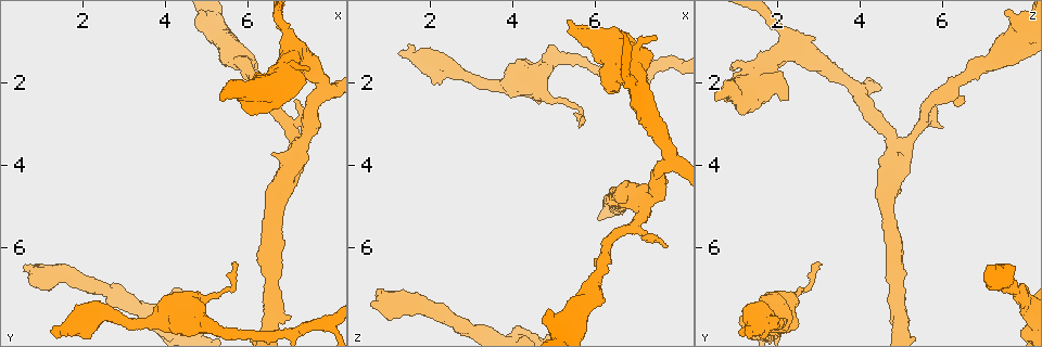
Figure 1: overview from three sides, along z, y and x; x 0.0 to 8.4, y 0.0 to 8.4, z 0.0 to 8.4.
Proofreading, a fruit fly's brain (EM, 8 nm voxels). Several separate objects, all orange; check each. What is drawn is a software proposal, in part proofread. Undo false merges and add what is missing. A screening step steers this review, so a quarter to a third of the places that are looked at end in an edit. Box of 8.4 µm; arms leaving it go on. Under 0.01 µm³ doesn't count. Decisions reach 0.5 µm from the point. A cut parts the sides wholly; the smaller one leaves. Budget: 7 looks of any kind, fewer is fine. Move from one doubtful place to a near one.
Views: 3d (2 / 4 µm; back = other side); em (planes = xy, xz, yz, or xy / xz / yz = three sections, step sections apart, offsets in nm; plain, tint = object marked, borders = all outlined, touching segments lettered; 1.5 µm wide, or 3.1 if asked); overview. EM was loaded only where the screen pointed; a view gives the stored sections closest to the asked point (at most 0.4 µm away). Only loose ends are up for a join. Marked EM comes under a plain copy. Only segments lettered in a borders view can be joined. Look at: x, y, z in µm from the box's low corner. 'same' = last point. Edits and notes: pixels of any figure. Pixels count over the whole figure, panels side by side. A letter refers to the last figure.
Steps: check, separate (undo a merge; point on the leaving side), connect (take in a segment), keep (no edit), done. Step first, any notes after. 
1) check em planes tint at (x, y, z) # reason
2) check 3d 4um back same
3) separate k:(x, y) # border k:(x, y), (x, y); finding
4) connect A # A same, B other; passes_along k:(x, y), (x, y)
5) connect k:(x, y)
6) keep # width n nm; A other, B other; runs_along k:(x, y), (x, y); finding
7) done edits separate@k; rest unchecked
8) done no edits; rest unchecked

check em planes borders at (7.70, 3.10, 5.95)

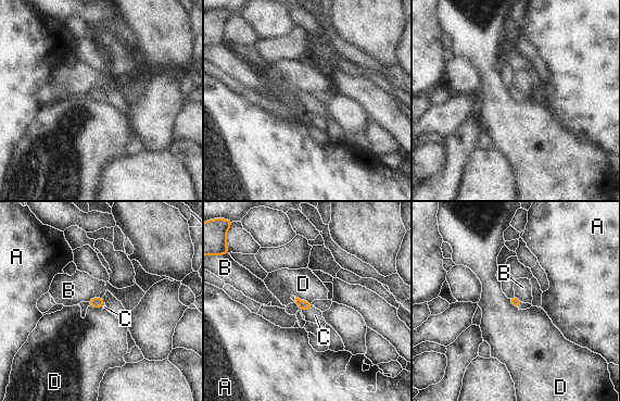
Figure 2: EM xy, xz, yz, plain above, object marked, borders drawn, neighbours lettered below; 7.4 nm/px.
connect C # A other, B other, C same, D other; the cell continues

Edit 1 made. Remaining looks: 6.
check overview # see it whole again

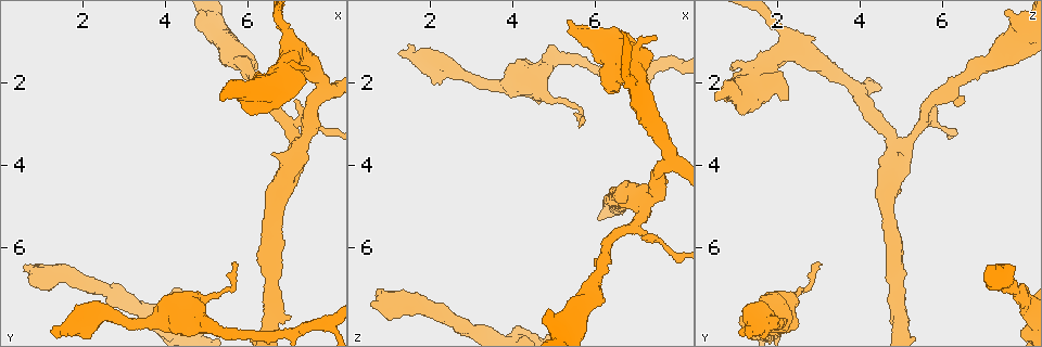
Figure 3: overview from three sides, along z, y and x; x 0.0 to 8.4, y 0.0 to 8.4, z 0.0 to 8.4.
check em yz step 8 borders at (6.30, 2.45, 2.20) # branch stops here

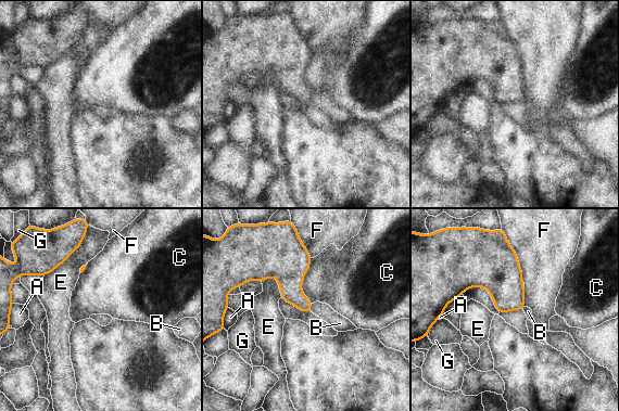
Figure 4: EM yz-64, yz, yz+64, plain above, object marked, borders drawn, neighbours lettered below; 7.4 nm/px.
check em planes borders same

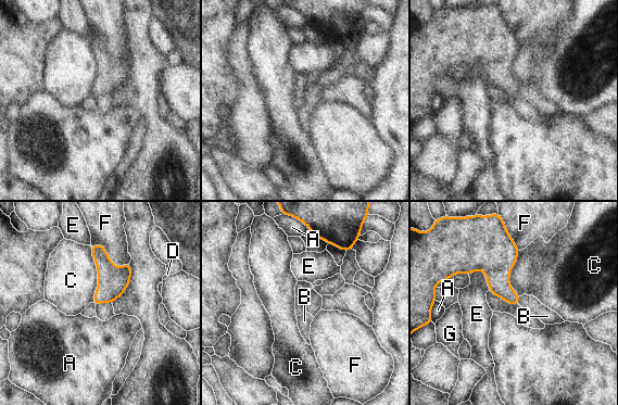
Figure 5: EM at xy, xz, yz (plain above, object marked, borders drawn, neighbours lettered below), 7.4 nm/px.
keep # longest_contact C 420 nm; A other, B other, C other, D other, E other, F other, G other; border 5:(520, 296), (518, 304); no lettered segment goes on from it

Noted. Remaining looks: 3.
check em planes borders at (5.60, 6.40, 3.00) # thin end

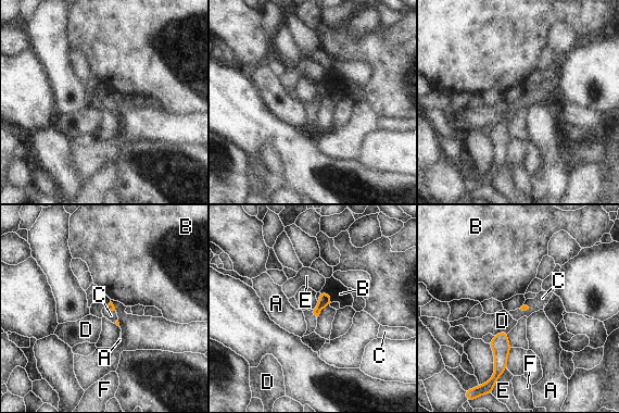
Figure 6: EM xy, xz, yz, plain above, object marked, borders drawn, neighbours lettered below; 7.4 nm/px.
connect C # A other, B other, C same, D other, E other, F other; passes_along 6:(325, 299), (314, 313), (310, 317); the cell continues

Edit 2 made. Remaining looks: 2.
done edits connect@2, connect@6; rest unchecked

